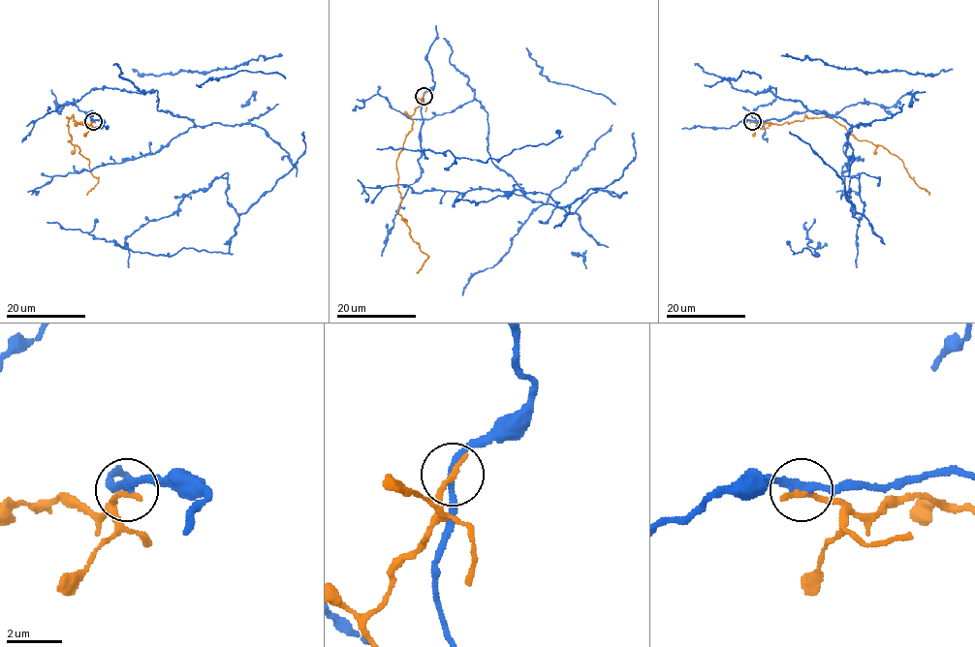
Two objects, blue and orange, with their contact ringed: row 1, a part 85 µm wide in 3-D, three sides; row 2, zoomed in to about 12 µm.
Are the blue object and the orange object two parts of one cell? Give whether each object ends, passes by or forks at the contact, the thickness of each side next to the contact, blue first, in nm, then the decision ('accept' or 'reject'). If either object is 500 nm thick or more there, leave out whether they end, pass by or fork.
blue passes by; orange ends; calibres 220 and 240 nm; reject

